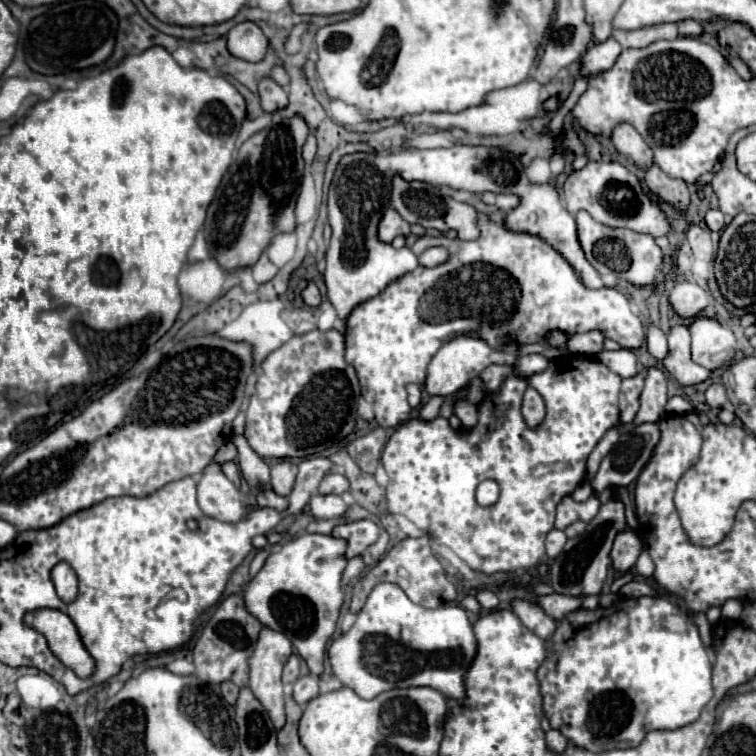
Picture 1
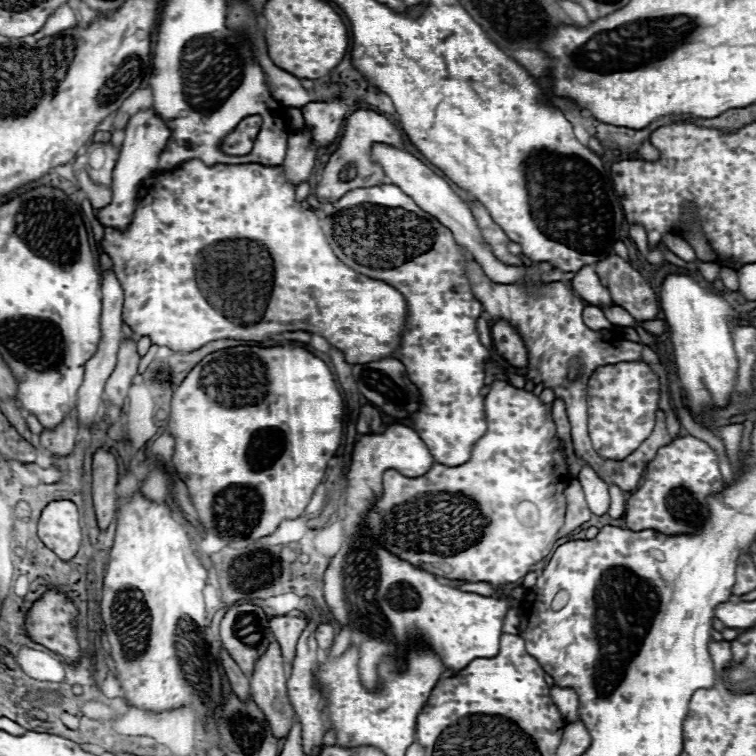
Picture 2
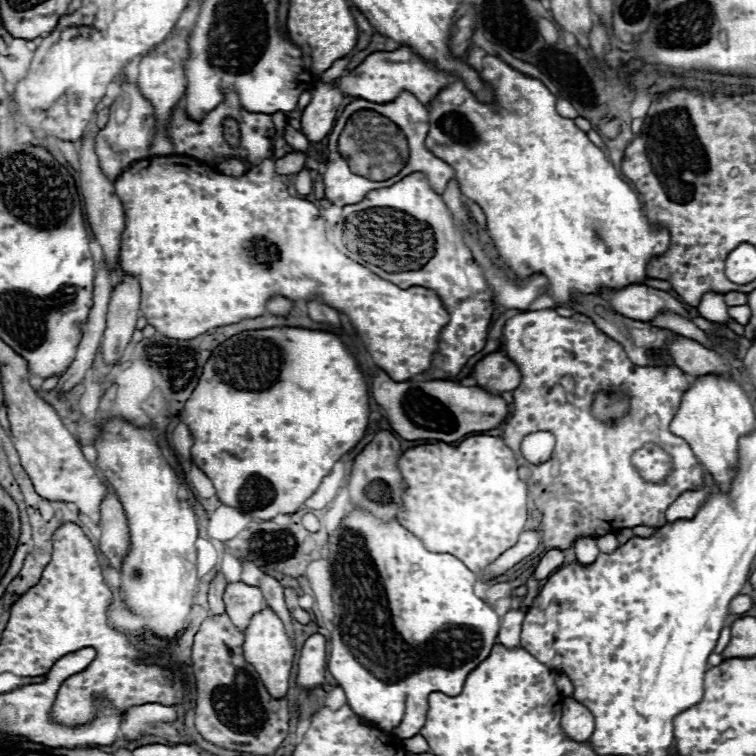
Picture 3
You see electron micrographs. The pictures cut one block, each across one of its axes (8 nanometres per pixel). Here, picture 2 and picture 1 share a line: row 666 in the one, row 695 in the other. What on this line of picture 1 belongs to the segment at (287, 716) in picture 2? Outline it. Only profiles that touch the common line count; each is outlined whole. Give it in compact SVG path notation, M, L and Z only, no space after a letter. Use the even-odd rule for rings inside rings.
M262 628L260 638L256 642L256 650L252 654L250 660L250 690L254 692L254 696L262 702L262 706L266 708L266 712L270 712L270 720L274 724L276 730L282 730L282 726L286 724L286 714L284 714L284 690L282 690L282 668L286 664L286 660L292 654L292 642L280 634L280 632L272 632L270 628Z

